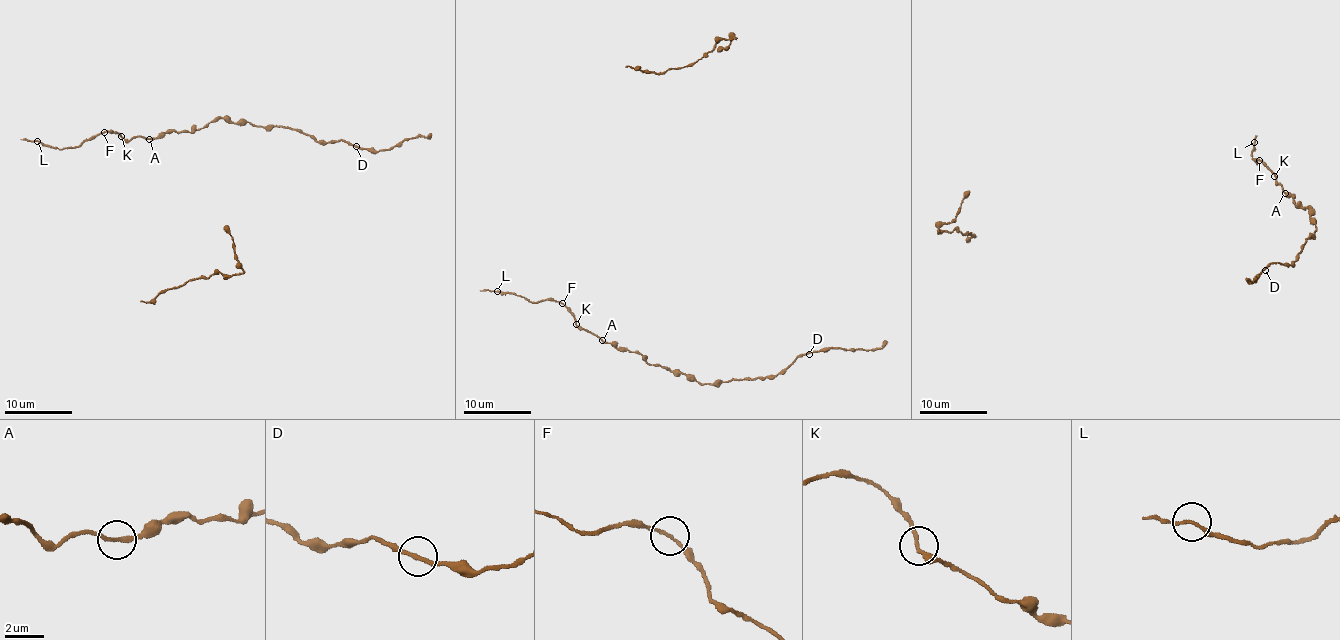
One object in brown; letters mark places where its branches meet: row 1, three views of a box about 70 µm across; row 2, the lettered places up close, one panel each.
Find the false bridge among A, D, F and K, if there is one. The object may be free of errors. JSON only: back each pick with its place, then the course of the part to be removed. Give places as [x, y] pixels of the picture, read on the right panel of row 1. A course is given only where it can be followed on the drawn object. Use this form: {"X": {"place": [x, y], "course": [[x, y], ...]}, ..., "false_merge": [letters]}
{"false_merge": []}

